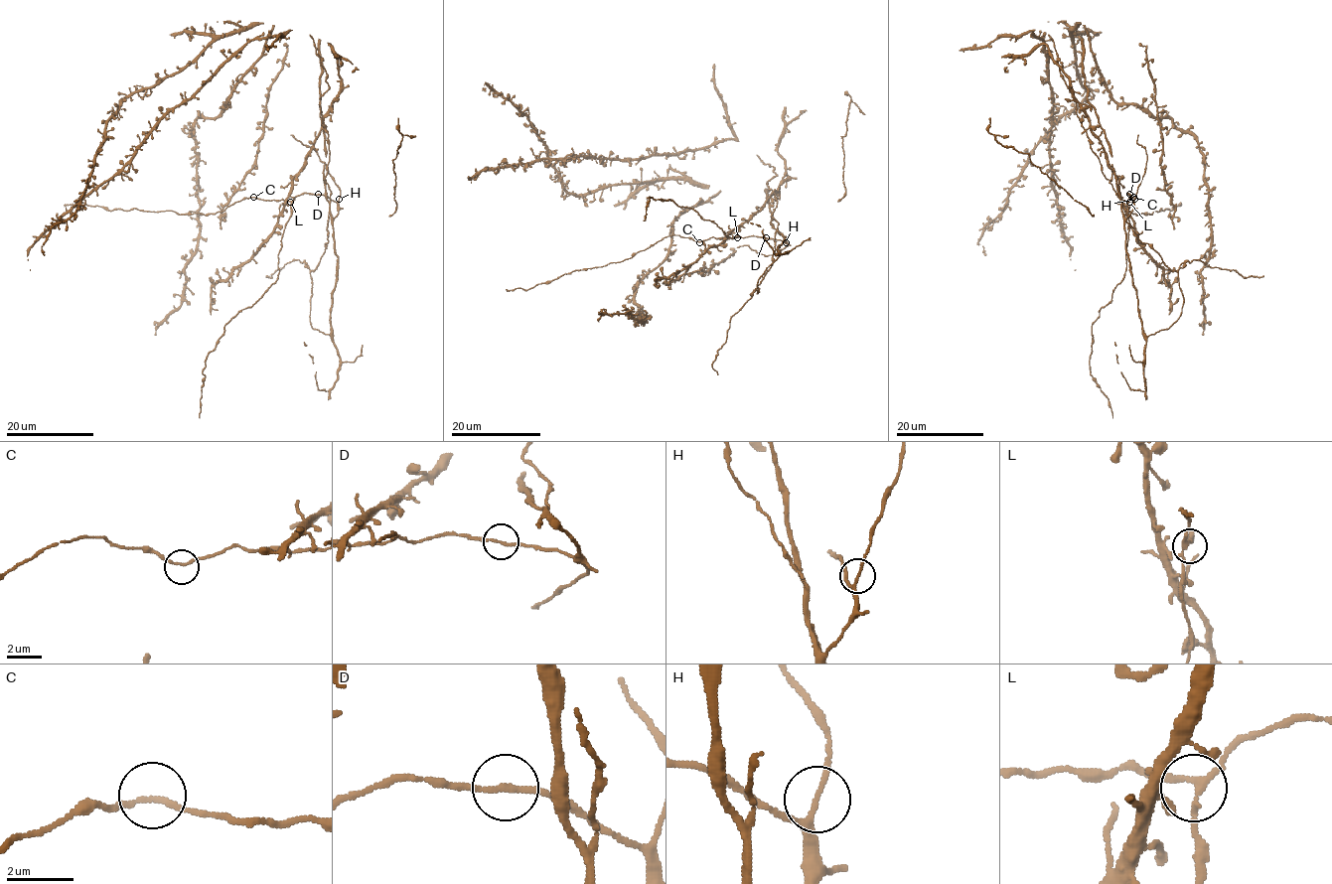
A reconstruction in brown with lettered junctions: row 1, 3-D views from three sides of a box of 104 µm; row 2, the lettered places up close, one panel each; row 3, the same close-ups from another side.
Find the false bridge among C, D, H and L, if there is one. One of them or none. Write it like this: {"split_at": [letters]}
{"split_at": []}

